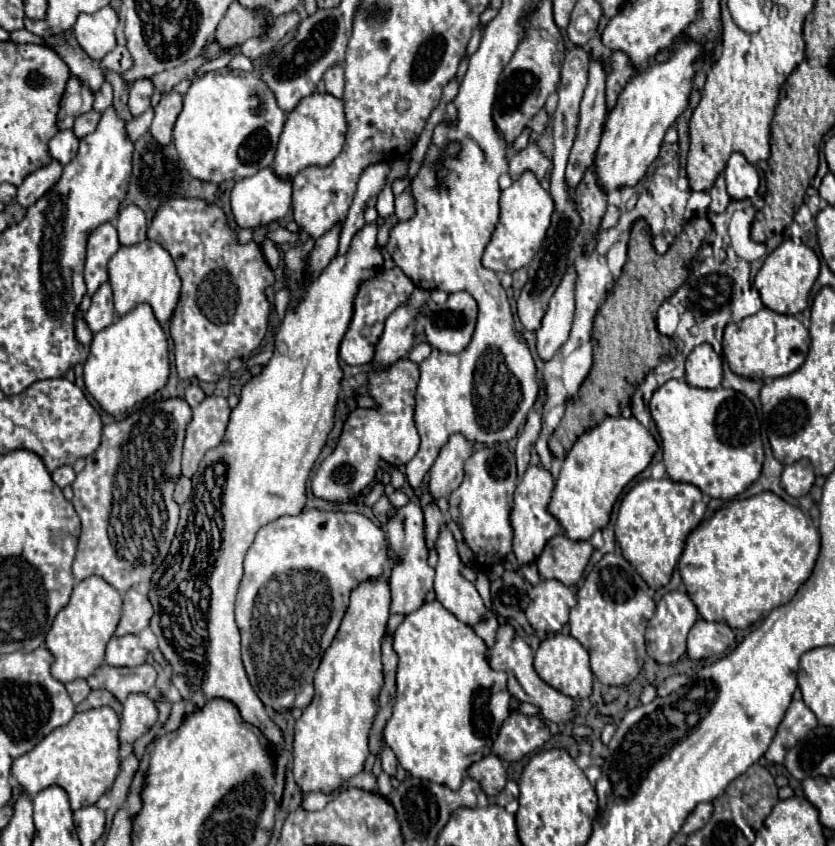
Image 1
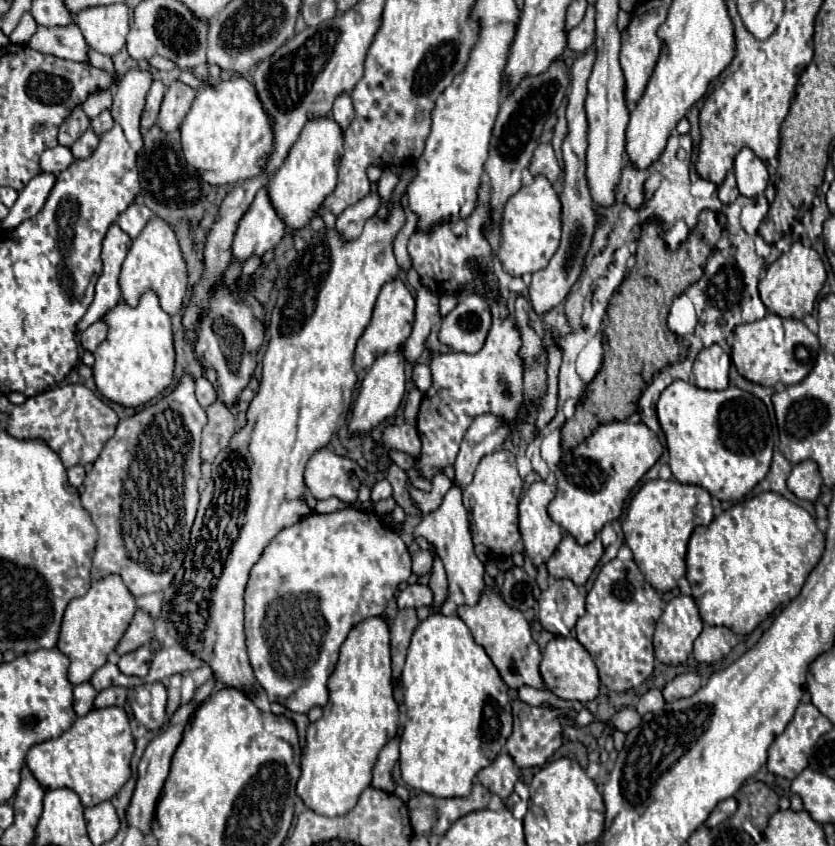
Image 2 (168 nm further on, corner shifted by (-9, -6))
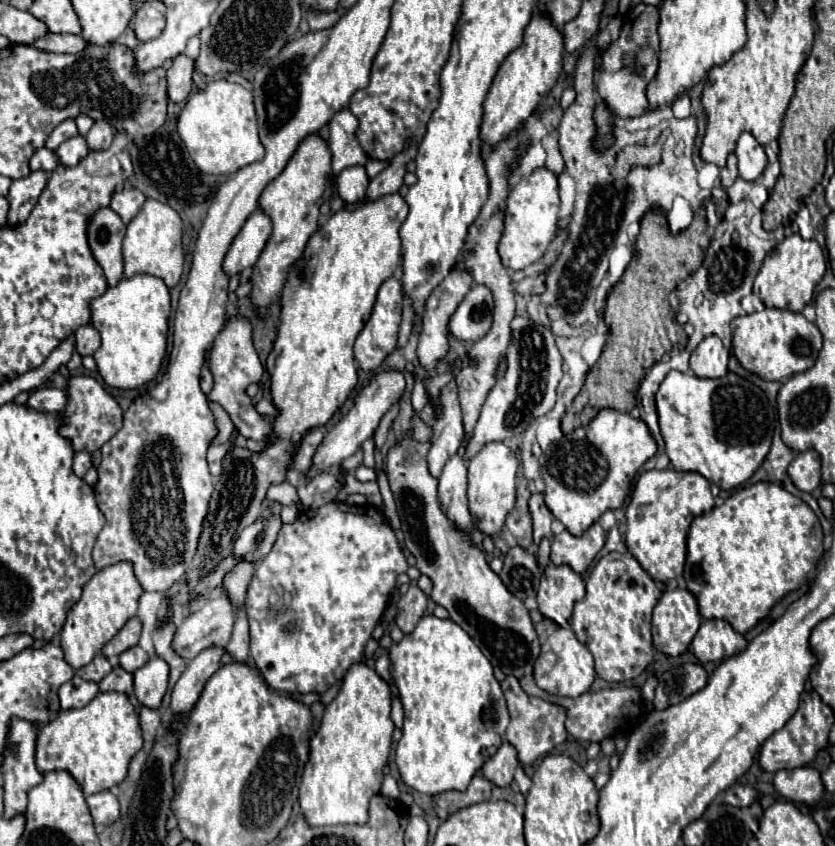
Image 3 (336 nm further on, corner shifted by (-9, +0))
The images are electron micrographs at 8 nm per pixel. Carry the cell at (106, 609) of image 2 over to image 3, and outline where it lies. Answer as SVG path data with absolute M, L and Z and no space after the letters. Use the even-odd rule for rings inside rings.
M127 561L109 565L97 571L91 581L83 587L81 599L69 609L67 621L61 629L61 647L65 651L65 661L77 671L85 667L105 643L109 643L117 631L127 623L129 617L137 613L137 599L141 597L143 589L133 573L133 567Z

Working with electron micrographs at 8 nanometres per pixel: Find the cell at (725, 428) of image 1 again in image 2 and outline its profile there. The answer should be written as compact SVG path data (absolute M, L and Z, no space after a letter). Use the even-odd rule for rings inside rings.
M673 381L657 401L657 415L667 439L669 467L677 481L705 487L721 501L741 501L767 475L773 455L773 433L767 407L755 395L735 385L723 391L707 391L687 381Z

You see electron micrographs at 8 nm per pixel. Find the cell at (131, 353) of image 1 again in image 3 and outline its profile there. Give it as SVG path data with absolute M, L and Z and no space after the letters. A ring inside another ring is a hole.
M137 275L131 279L121 279L117 287L109 287L99 299L91 303L91 325L101 333L101 347L93 353L93 359L97 363L99 375L109 387L135 389L157 377L167 353L169 313L171 313L169 289L159 277L153 275Z

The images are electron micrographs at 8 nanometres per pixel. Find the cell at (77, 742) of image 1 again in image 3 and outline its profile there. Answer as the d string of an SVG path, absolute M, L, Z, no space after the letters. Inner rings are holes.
M97 693L93 701L81 709L61 711L53 721L37 733L35 763L41 773L69 771L81 785L85 795L93 795L127 777L131 757L143 747L139 717L123 693Z

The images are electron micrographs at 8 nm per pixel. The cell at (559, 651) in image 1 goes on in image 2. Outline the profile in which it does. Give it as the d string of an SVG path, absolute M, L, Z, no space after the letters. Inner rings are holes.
M555 637L547 643L541 661L541 677L545 689L555 693L561 699L577 699L581 703L593 701L599 693L599 675L597 667L587 653L587 649L575 637Z

